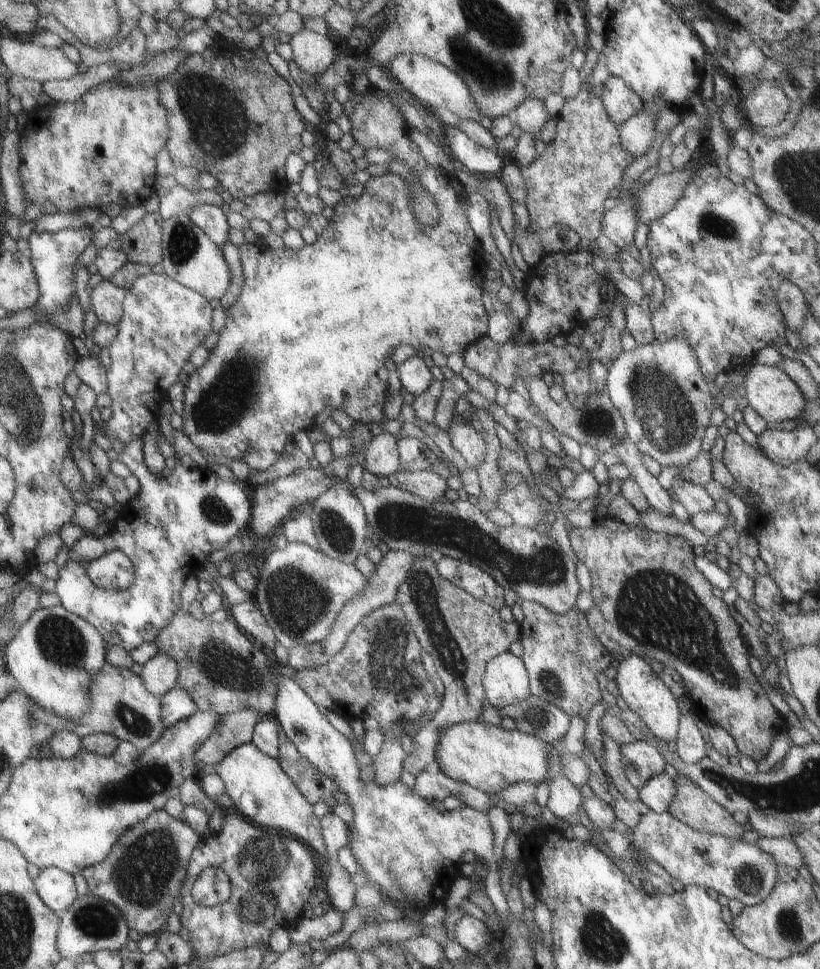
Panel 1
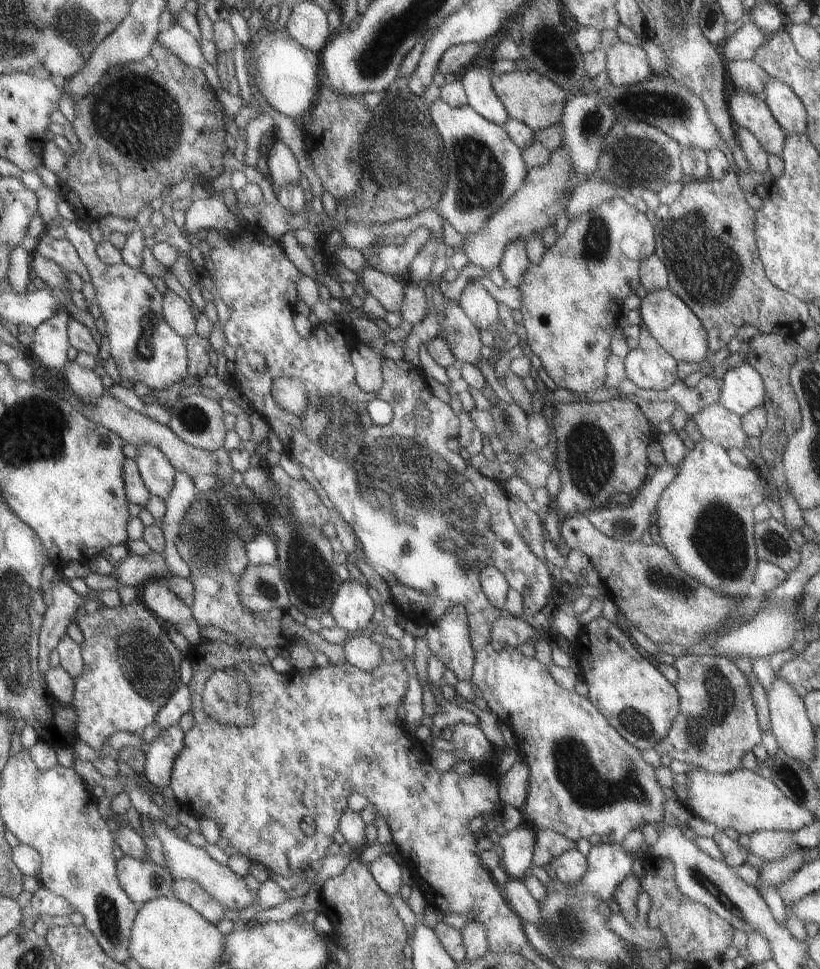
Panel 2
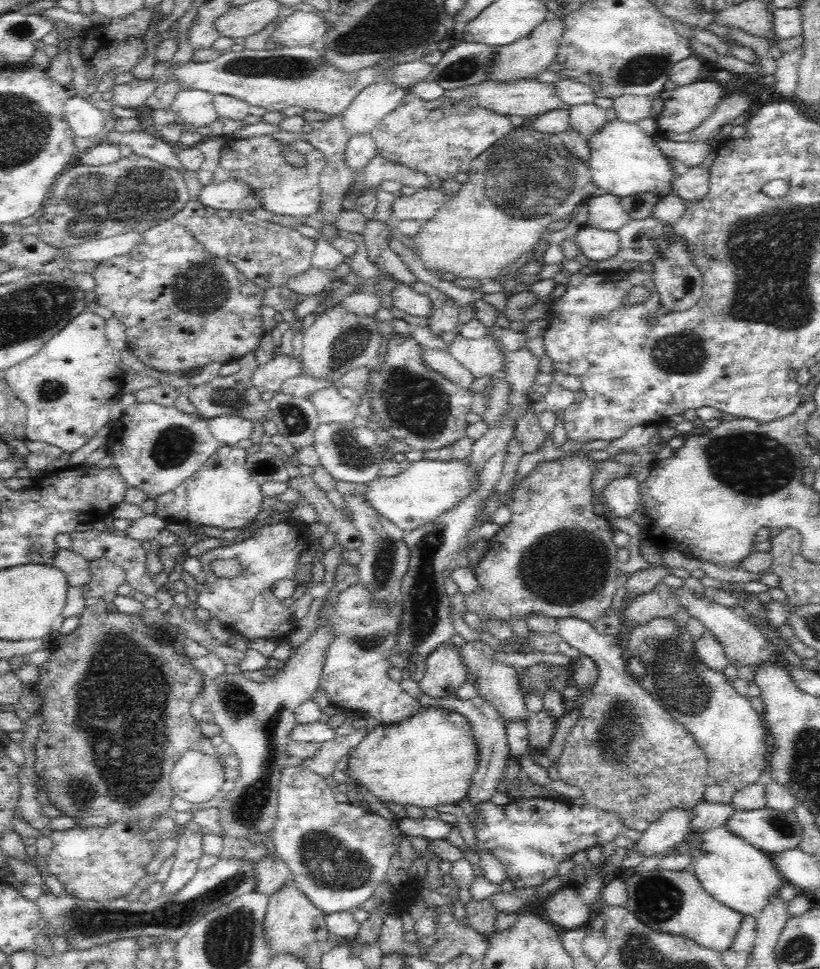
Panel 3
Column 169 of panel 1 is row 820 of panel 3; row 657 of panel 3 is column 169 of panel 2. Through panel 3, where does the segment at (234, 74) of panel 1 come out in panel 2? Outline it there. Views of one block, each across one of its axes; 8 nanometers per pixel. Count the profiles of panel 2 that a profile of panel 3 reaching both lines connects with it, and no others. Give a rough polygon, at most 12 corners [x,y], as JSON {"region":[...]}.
{"region":[[153,42],[75,102],[41,164],[89,218],[133,222],[221,174],[221,104]]}

